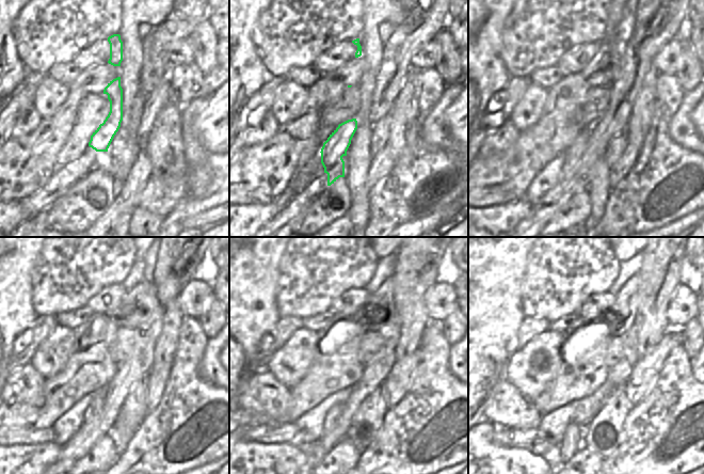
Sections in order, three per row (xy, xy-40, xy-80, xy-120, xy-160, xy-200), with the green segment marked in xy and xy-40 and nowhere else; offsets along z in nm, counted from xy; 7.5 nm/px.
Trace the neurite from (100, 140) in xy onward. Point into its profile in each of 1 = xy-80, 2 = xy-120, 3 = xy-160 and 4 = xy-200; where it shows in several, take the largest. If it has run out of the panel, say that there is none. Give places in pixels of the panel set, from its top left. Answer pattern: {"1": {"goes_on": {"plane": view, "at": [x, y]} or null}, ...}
{"1": {"goes_on": {"plane": "xy-80", "at": [573, 156]}}, "2": {"goes_on": {"plane": "xy-120", "at": [95, 410]}}, "3": {"goes_on": {"plane": "xy-160", "at": [330, 436]}}, "4": {"goes_on": {"plane": "xy-200", "at": [569, 445]}}}

